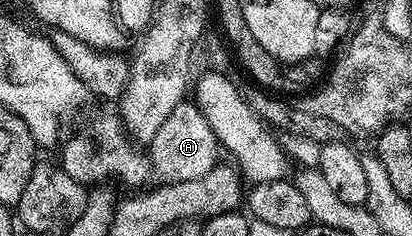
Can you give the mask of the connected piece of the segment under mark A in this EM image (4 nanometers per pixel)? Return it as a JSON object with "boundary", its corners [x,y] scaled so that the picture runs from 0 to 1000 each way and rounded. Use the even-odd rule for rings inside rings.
{"boundary":[[[451,424],[432,441],[425,475],[396,508],[386,559],[376,559],[369,602],[357,619],[357,665],[367,737],[383,775],[442,771],[502,746],[512,712],[532,699],[532,606],[502,492],[481,458],[476,428]]]}

